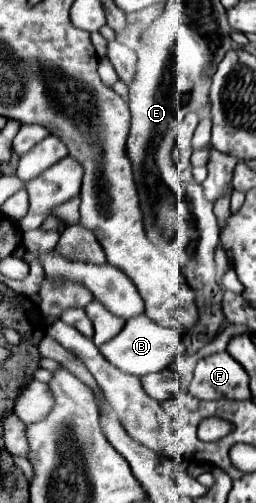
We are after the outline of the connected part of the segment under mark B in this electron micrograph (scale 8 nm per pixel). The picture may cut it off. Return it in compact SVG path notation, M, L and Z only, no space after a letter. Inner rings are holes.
M142 314L136 320L128 320L126 326L122 328L122 332L118 336L114 336L108 344L104 344L104 348L100 348L100 352L106 356L108 362L116 364L116 368L120 368L128 374L144 376L150 372L160 372L172 364L172 360L178 354L182 334L184 334L184 330L152 324L152 320L148 320L148 316Z

